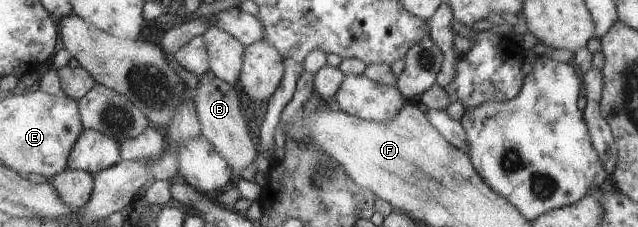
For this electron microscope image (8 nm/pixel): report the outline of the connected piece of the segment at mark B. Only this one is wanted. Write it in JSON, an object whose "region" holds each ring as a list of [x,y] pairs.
{"region":[[[212,70],[198,76],[199,82],[193,90],[192,100],[195,103],[197,114],[201,123],[201,135],[204,136],[215,149],[219,151],[232,169],[243,173],[244,169],[253,161],[258,161],[260,153],[252,143],[248,127],[240,111],[240,99],[233,85],[223,82],[216,77]]]}

